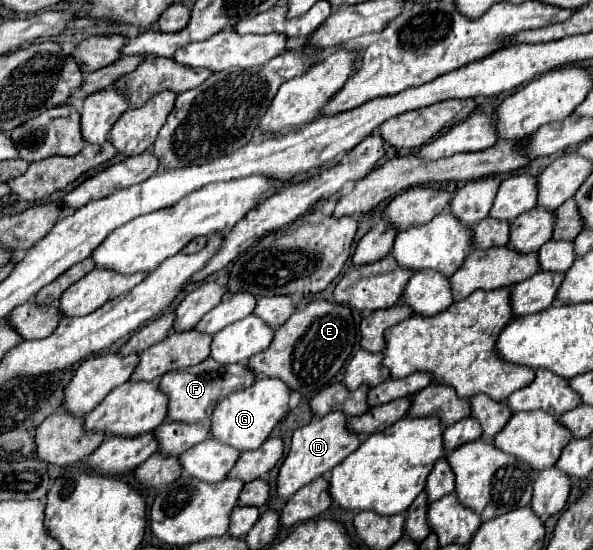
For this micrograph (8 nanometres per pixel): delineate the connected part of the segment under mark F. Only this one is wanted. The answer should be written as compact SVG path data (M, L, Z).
M207 358L197 366L167 372L159 380L159 390L167 396L167 406L169 406L167 418L171 418L175 422L193 424L193 422L207 420L219 400L223 400L231 392L237 392L237 390L251 386L253 382L255 382L255 376L247 370L247 366L243 366L243 364L219 364L211 358Z

